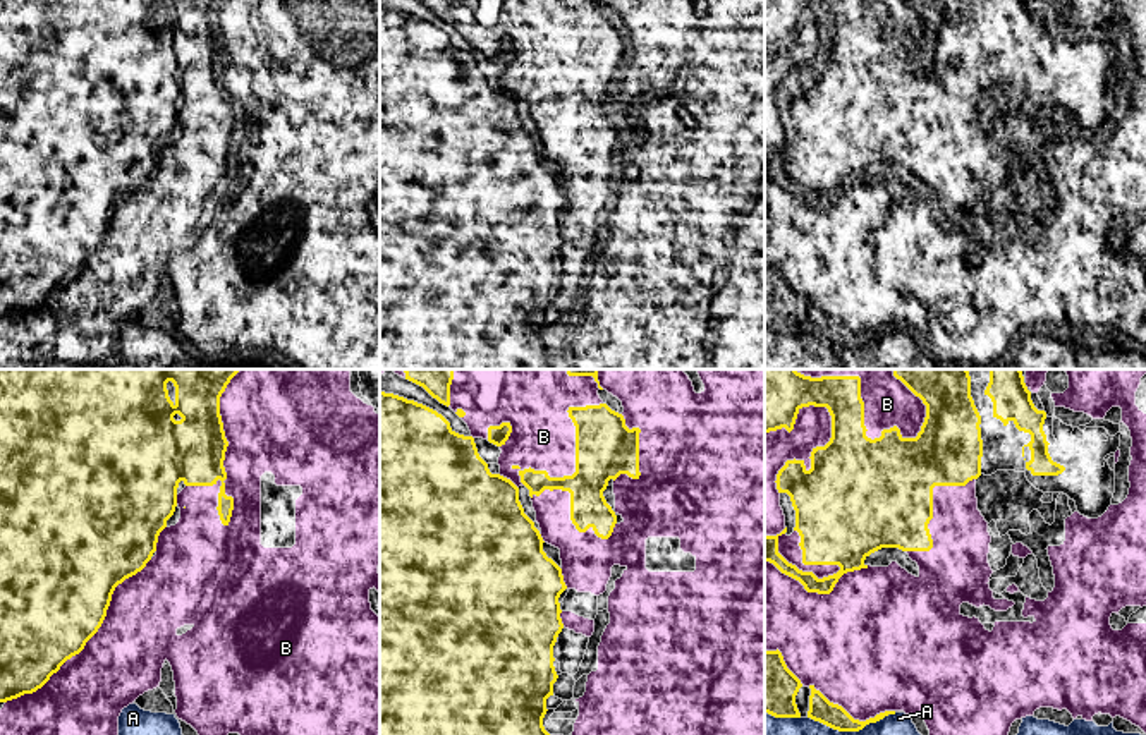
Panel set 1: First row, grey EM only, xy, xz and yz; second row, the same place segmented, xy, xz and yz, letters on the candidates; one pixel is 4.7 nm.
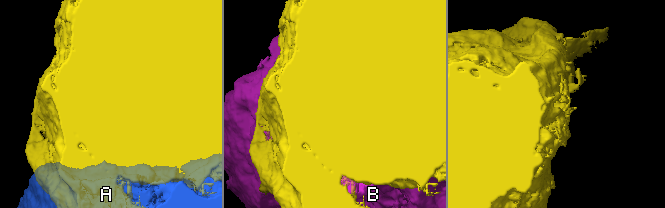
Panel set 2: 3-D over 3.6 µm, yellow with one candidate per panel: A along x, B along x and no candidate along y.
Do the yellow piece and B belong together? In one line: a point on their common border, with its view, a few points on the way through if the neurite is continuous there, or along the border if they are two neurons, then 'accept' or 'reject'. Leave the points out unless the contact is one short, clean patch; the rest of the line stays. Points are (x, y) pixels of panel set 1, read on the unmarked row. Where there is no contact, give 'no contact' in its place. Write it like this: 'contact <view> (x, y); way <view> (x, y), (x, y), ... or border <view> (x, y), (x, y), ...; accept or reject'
contact xy (224, 71); reject

